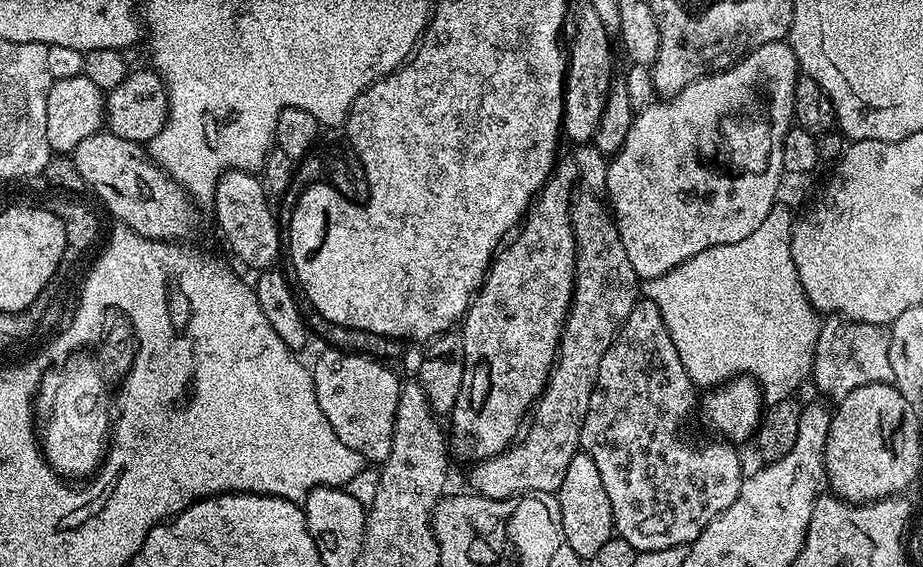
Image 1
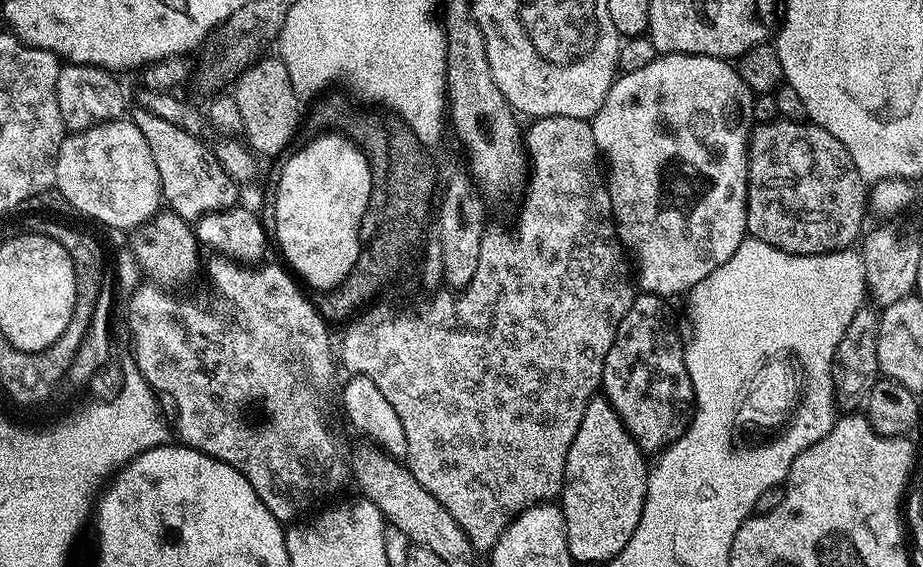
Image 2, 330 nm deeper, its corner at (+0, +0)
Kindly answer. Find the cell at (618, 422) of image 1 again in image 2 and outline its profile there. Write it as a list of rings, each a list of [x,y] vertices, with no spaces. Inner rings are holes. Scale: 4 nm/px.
[[[651,294],[637,295],[633,300],[630,310],[626,310],[626,318],[622,318],[622,322],[618,326],[616,331],[616,337],[614,342],[610,346],[610,354],[606,354],[606,362],[604,363],[604,369],[602,370],[602,396],[603,399],[609,400],[612,403],[612,408],[618,414],[618,418],[626,426],[626,430],[634,438],[634,442],[640,448],[640,451],[645,454],[659,454],[677,440],[679,436],[683,436],[689,424],[692,423],[692,413],[694,411],[694,405],[696,402],[696,395],[694,394],[694,386],[690,382],[690,374],[686,370],[686,362],[684,361],[685,345],[682,343],[682,336],[676,333],[676,328],[672,325],[672,320],[668,317],[668,308],[666,305],[665,297],[654,296]]]

